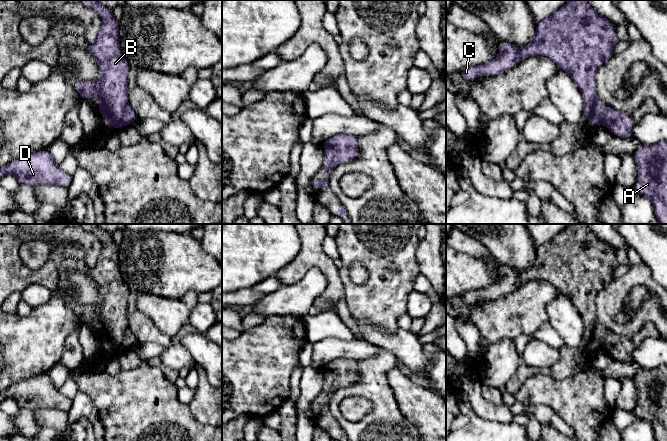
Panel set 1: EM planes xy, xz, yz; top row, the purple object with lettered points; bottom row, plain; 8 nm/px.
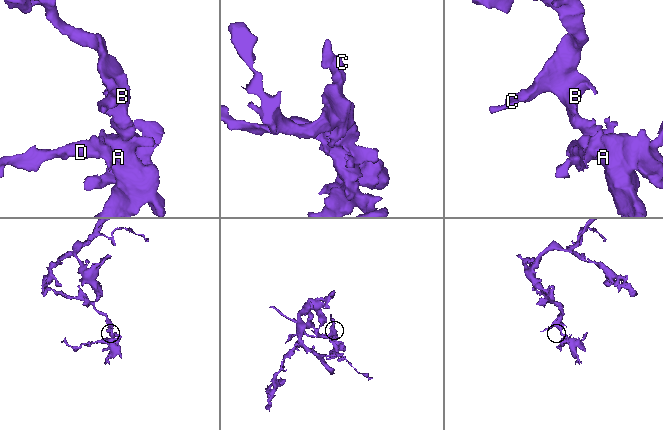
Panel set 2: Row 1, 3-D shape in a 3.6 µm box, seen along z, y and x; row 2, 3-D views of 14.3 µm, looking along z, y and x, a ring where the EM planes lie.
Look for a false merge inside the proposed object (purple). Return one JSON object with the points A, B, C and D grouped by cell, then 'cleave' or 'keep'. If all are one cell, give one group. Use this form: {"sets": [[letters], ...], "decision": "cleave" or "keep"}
{"sets": [["A", "B", "C", "D"]], "decision": "keep"}

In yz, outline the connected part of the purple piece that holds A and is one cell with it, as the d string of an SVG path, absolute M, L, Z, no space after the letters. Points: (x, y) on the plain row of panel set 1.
M667 364L653 369L644 369L634 376L638 402L634 410L637 418L651 422L655 441L667 441Z

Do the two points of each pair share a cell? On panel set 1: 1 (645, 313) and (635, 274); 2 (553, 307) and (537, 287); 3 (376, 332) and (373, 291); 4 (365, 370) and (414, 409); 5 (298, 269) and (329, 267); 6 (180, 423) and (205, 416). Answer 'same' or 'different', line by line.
1: same
2: different
3: different
4: different
5: same
6: different

